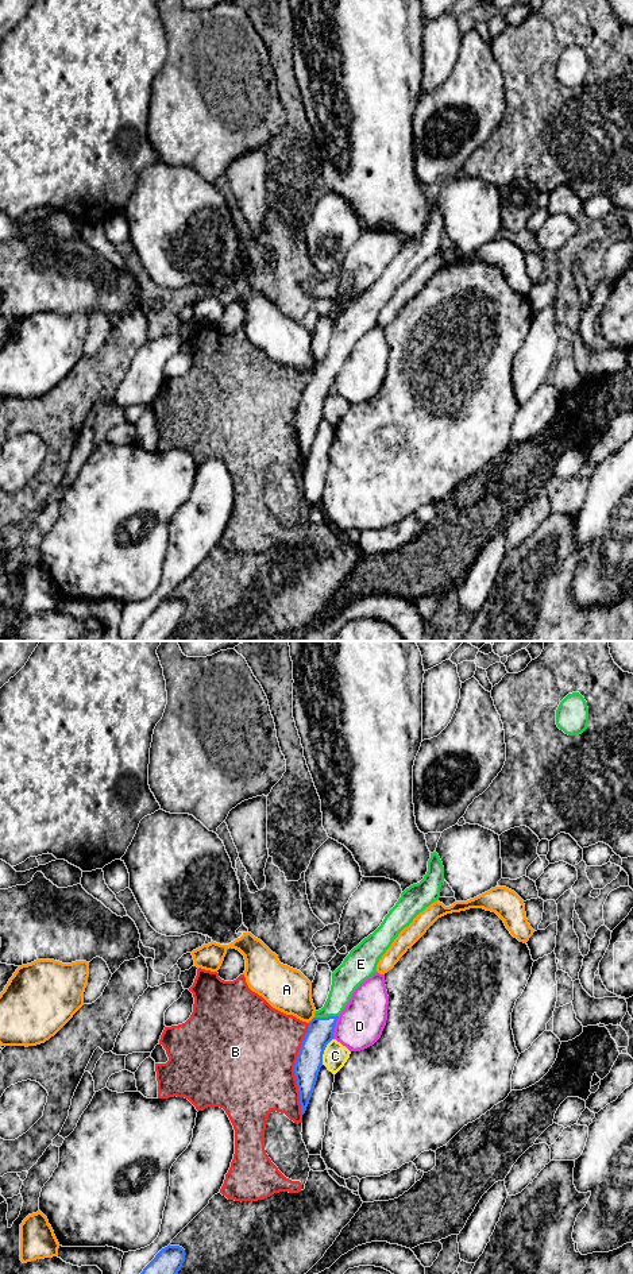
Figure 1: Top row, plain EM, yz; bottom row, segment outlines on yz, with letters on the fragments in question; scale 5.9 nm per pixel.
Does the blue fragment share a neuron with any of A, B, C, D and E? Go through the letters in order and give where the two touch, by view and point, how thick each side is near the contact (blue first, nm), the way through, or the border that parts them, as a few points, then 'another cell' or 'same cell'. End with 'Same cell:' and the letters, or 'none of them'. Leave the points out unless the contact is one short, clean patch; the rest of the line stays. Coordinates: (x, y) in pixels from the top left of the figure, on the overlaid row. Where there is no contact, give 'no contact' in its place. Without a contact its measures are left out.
A: contact yz (312, 1019); calibres 160 and 260 nm; another cell
B: contact yz (294, 1069); calibres 160 and 500 nm; another cell
C: contact yz (323, 1051); calibres 160 and 150 nm; border yz (332, 1038), (324, 1050), (321, 1064); another cell
D: contact yz (334, 1027); calibres 160 and 280 nm; border yz (339, 1016), (332, 1038); another cell
E: contact yz (325, 1018); calibres 160 and 160 nm; same cell
Same cell: E

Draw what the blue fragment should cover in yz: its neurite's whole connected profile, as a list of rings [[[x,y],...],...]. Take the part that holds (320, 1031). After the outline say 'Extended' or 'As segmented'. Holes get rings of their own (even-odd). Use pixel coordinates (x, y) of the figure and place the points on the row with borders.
[[[436,852],[431,853],[428,872],[424,879],[406,888],[395,906],[385,916],[381,926],[364,938],[343,964],[332,973],[332,985],[324,1007],[314,1012],[308,1032],[300,1047],[294,1065],[294,1076],[300,1092],[301,1113],[304,1115],[312,1097],[323,1054],[333,1039],[336,1022],[350,1003],[355,989],[377,973],[377,965],[398,934],[432,903],[439,900],[444,866]]]. Extended

